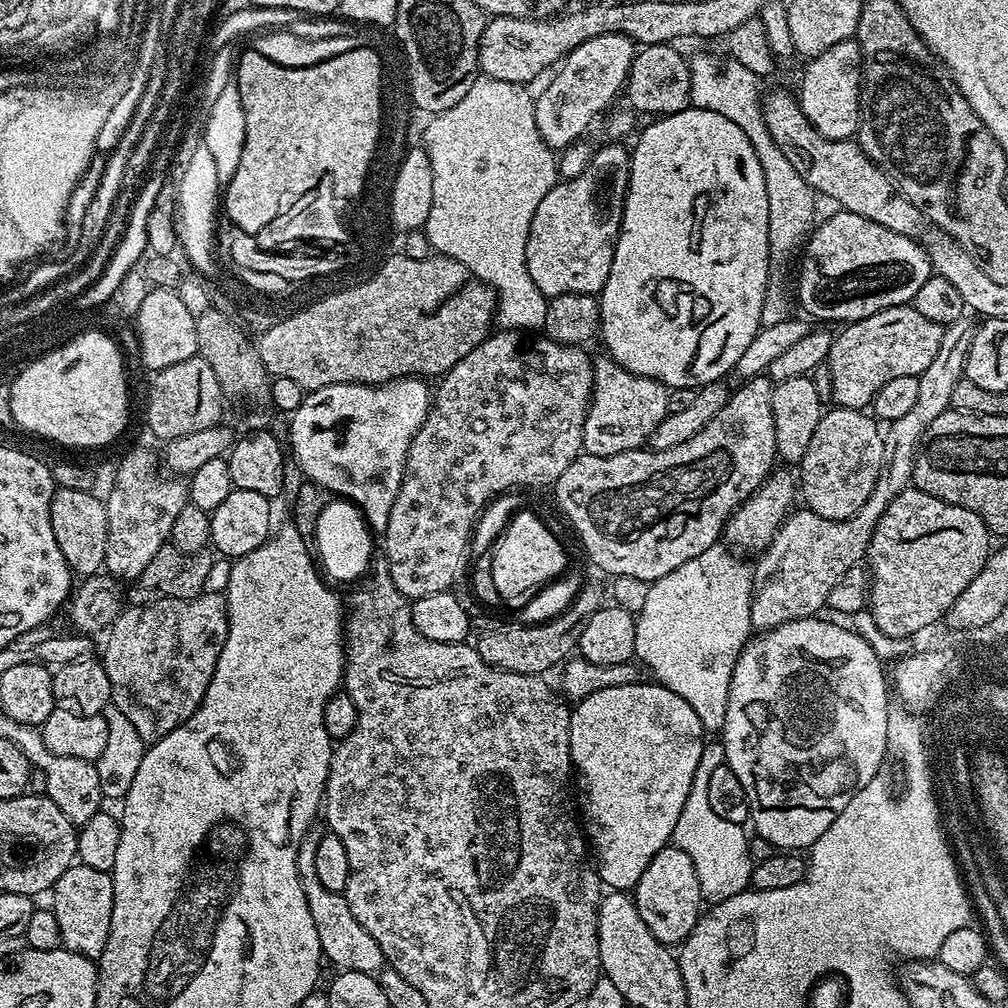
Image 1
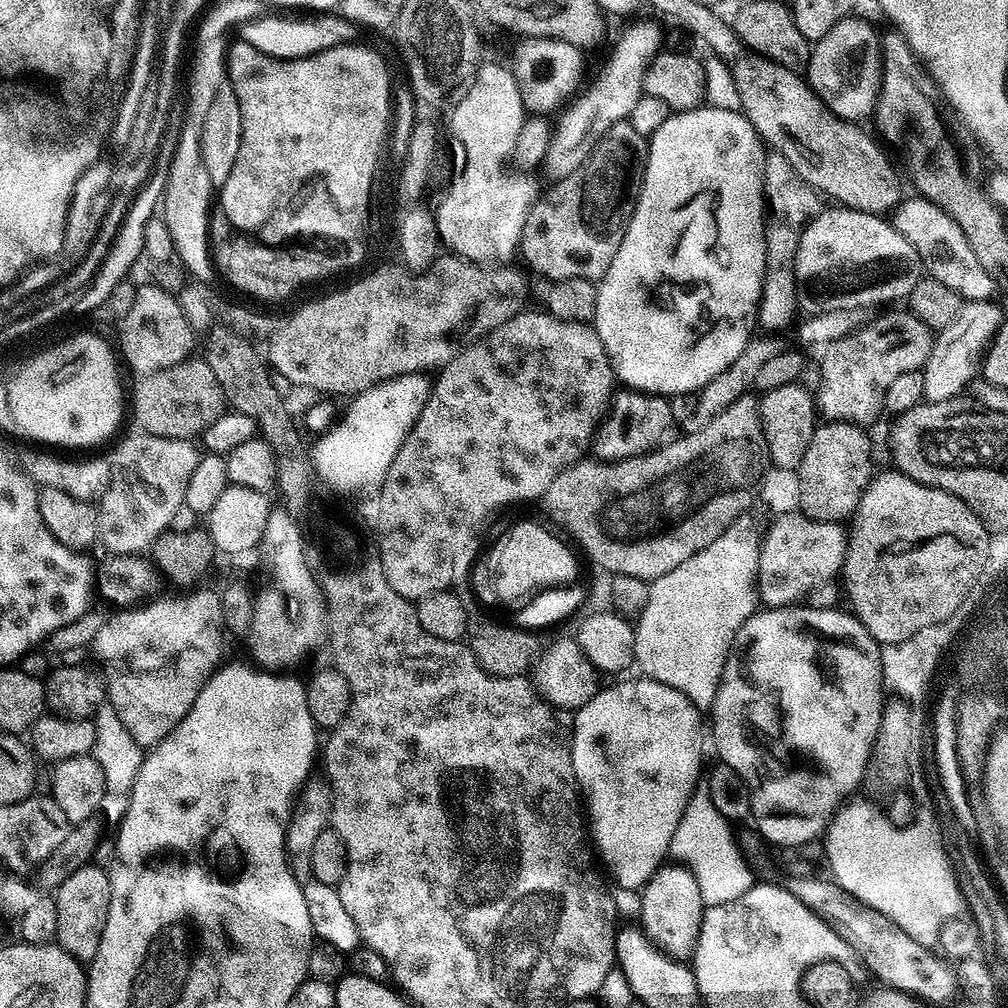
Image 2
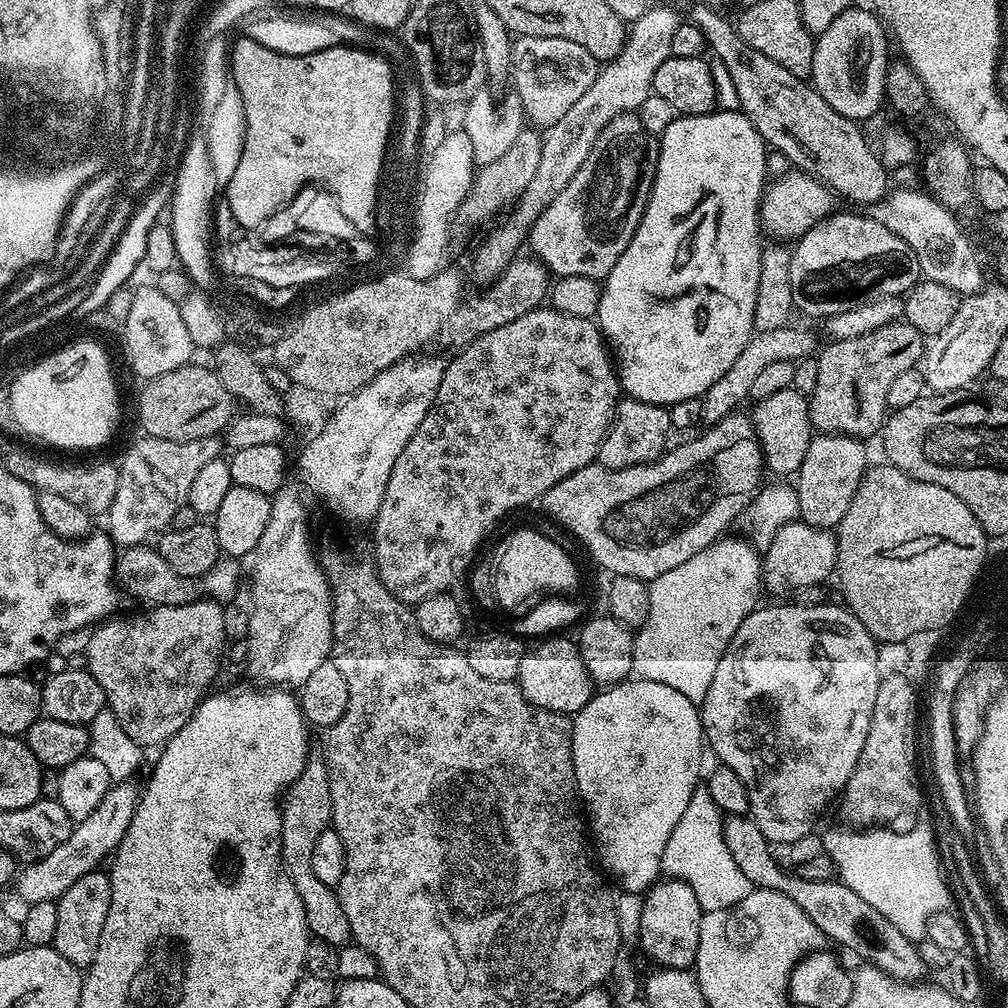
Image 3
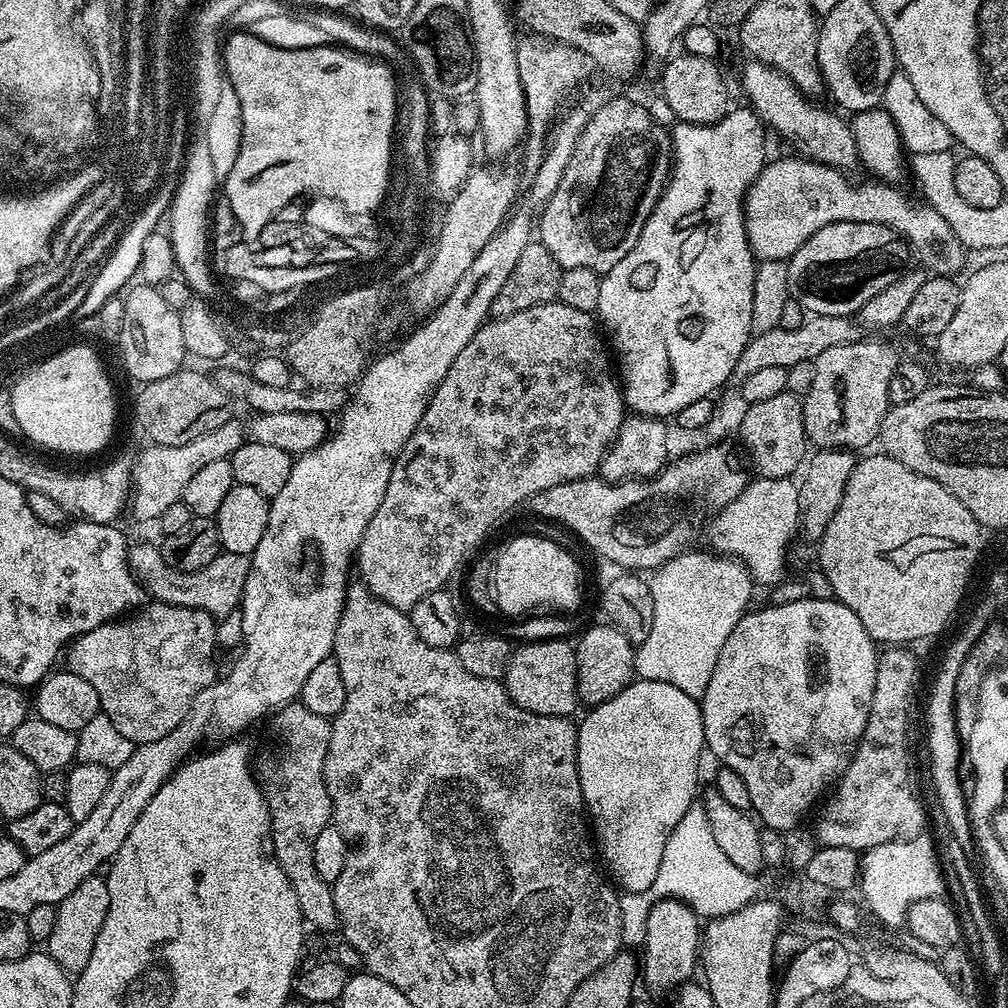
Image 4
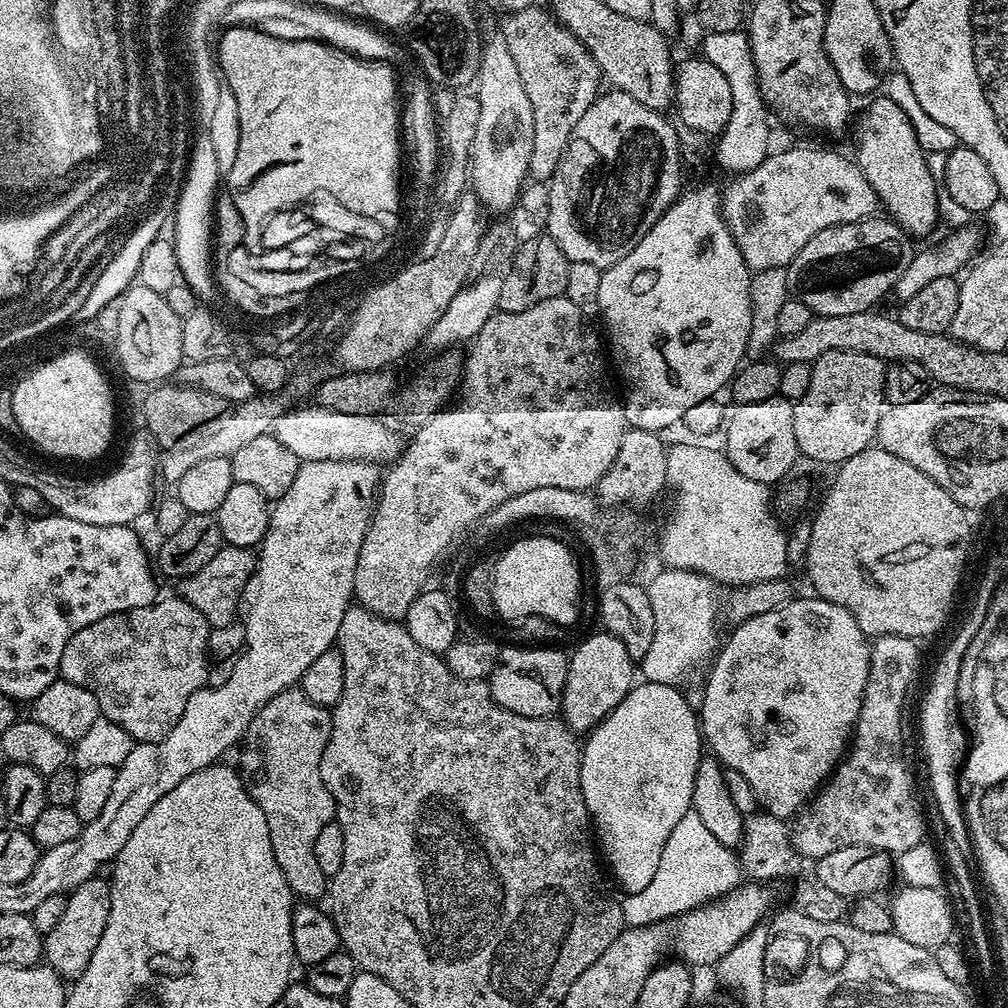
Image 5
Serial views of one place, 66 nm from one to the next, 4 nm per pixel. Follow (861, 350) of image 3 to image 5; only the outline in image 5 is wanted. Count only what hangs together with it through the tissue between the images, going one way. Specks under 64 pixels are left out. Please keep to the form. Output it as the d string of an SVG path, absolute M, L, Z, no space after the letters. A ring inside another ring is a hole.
M830 350L812 364L810 387L802 398L792 405L794 410L794 436L798 438L798 450L803 459L817 460L820 464L839 466L873 447L880 416L886 407L884 395L885 361L876 356L854 350Z

